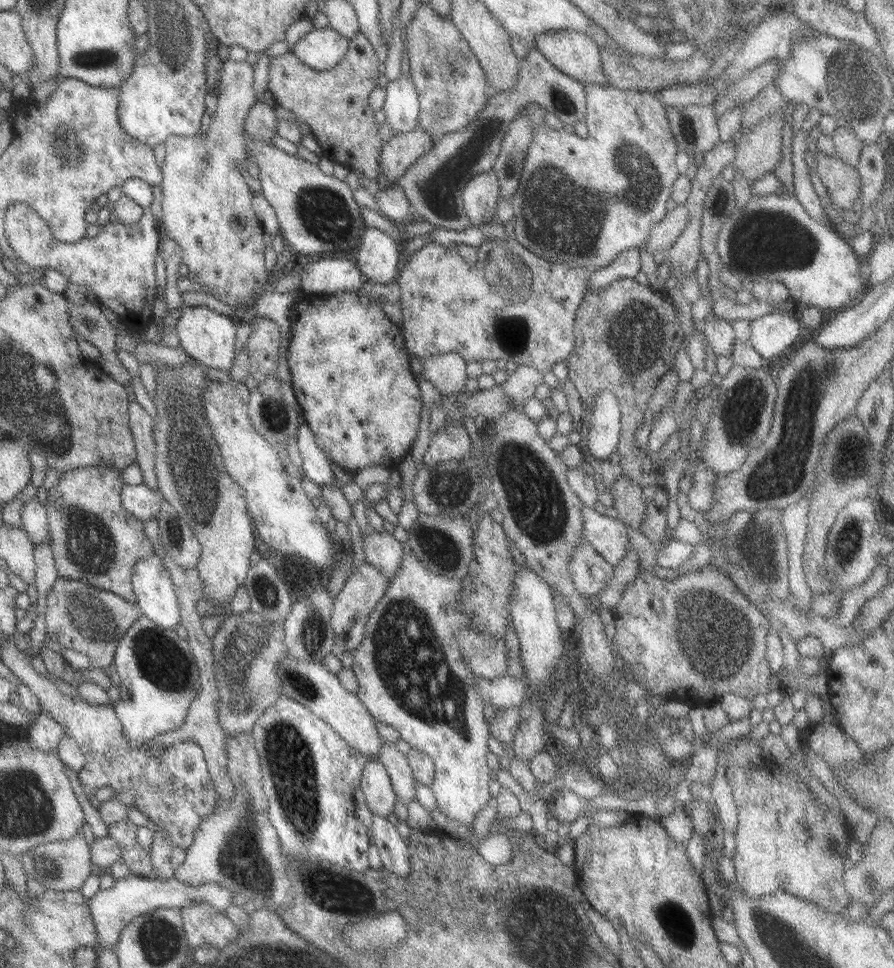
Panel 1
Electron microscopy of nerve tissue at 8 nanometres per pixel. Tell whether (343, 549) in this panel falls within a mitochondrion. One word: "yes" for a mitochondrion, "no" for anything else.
no

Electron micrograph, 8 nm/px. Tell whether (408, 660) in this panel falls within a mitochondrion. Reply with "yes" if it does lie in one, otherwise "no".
yes

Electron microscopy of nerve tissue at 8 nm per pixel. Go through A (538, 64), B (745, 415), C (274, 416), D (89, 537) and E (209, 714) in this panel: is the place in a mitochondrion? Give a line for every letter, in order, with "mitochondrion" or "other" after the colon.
A: other
B: mitochondrion
C: mitochondrion
D: mitochondrion
E: other

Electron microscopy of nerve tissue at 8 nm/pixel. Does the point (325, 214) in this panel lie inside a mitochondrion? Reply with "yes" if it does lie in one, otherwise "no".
yes

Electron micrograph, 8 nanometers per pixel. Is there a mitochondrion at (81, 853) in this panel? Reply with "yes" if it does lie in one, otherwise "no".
no

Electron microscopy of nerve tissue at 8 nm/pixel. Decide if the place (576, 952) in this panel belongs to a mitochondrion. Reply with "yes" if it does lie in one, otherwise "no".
no

